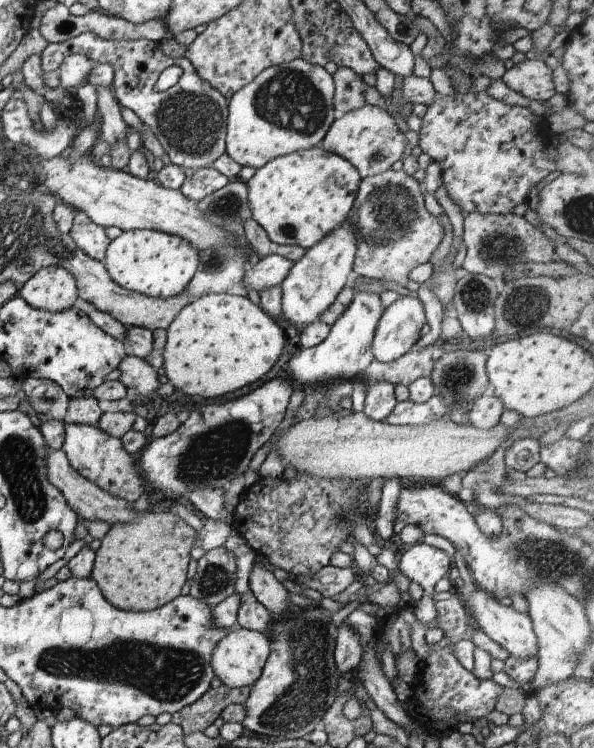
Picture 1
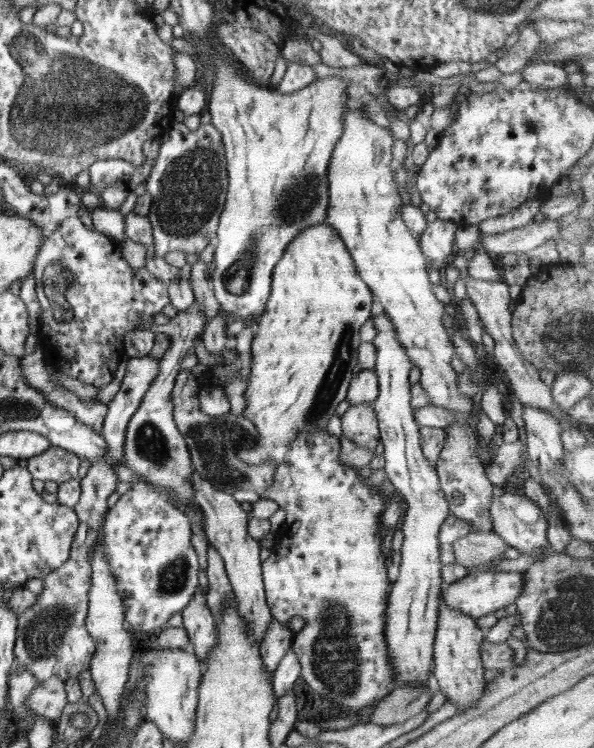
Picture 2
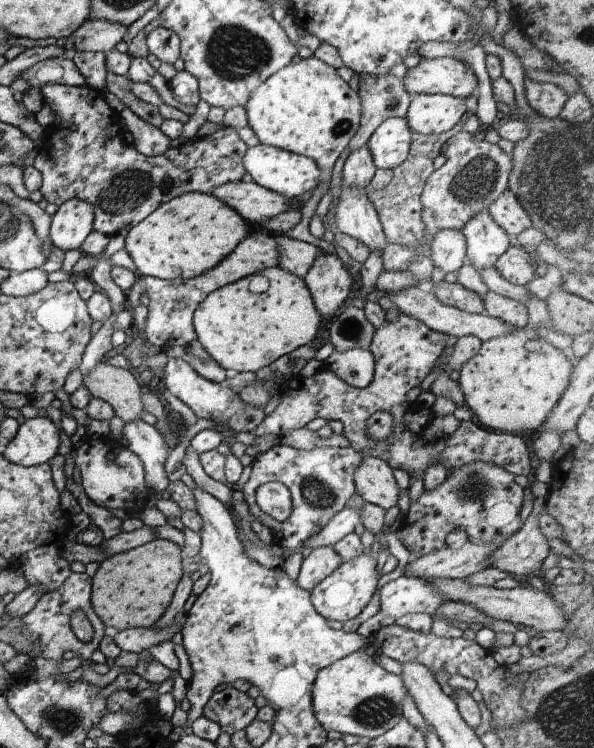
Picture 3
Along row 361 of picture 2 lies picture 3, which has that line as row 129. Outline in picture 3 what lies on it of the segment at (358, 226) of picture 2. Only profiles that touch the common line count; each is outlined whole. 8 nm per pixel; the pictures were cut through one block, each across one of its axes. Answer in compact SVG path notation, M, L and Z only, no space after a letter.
M414 95L405 118L414 132L442 135L458 124L465 109L464 102L451 95Z

